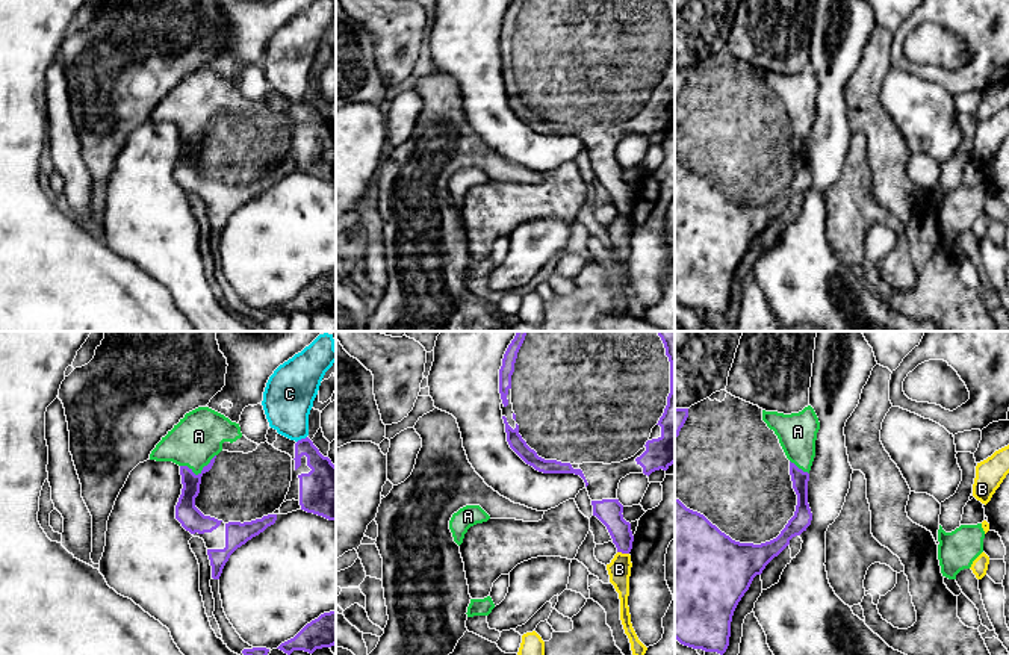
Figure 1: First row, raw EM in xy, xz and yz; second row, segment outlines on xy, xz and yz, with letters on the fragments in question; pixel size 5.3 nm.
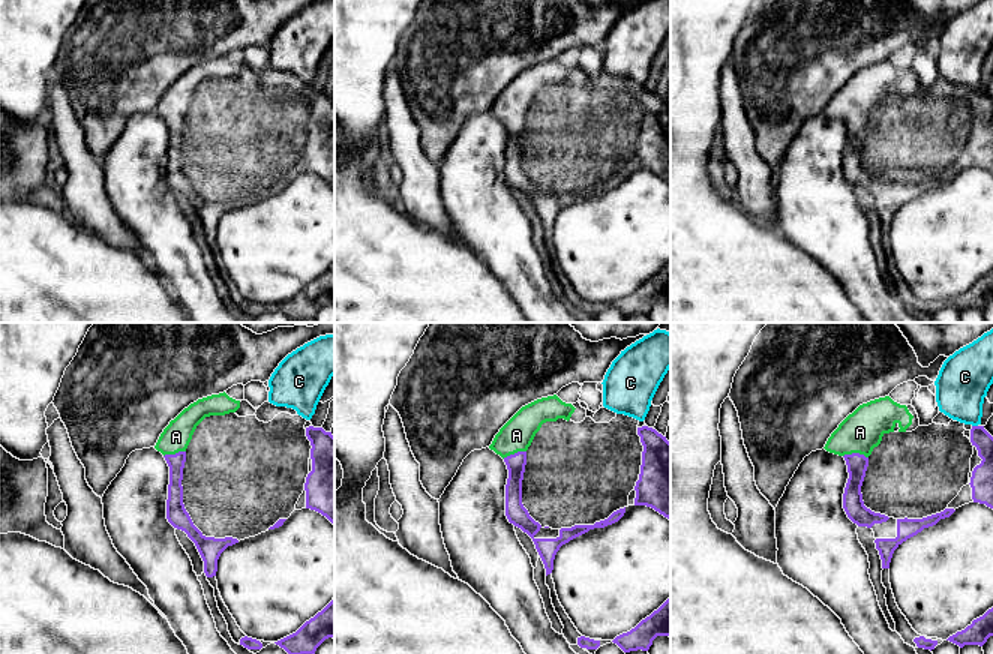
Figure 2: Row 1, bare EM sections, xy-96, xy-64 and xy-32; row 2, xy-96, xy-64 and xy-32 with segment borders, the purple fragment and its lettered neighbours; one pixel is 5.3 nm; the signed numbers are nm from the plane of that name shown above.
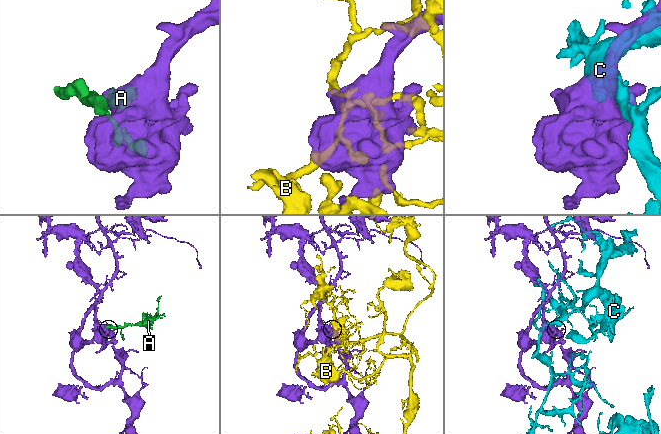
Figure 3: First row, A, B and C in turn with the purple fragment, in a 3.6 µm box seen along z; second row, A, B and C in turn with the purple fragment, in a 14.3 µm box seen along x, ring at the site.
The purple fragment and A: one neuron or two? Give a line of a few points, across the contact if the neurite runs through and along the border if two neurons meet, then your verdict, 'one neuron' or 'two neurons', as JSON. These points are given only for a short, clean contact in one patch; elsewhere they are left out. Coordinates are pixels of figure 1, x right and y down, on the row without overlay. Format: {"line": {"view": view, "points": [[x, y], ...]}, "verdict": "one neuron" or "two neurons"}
{"verdict": "one neuron"}

